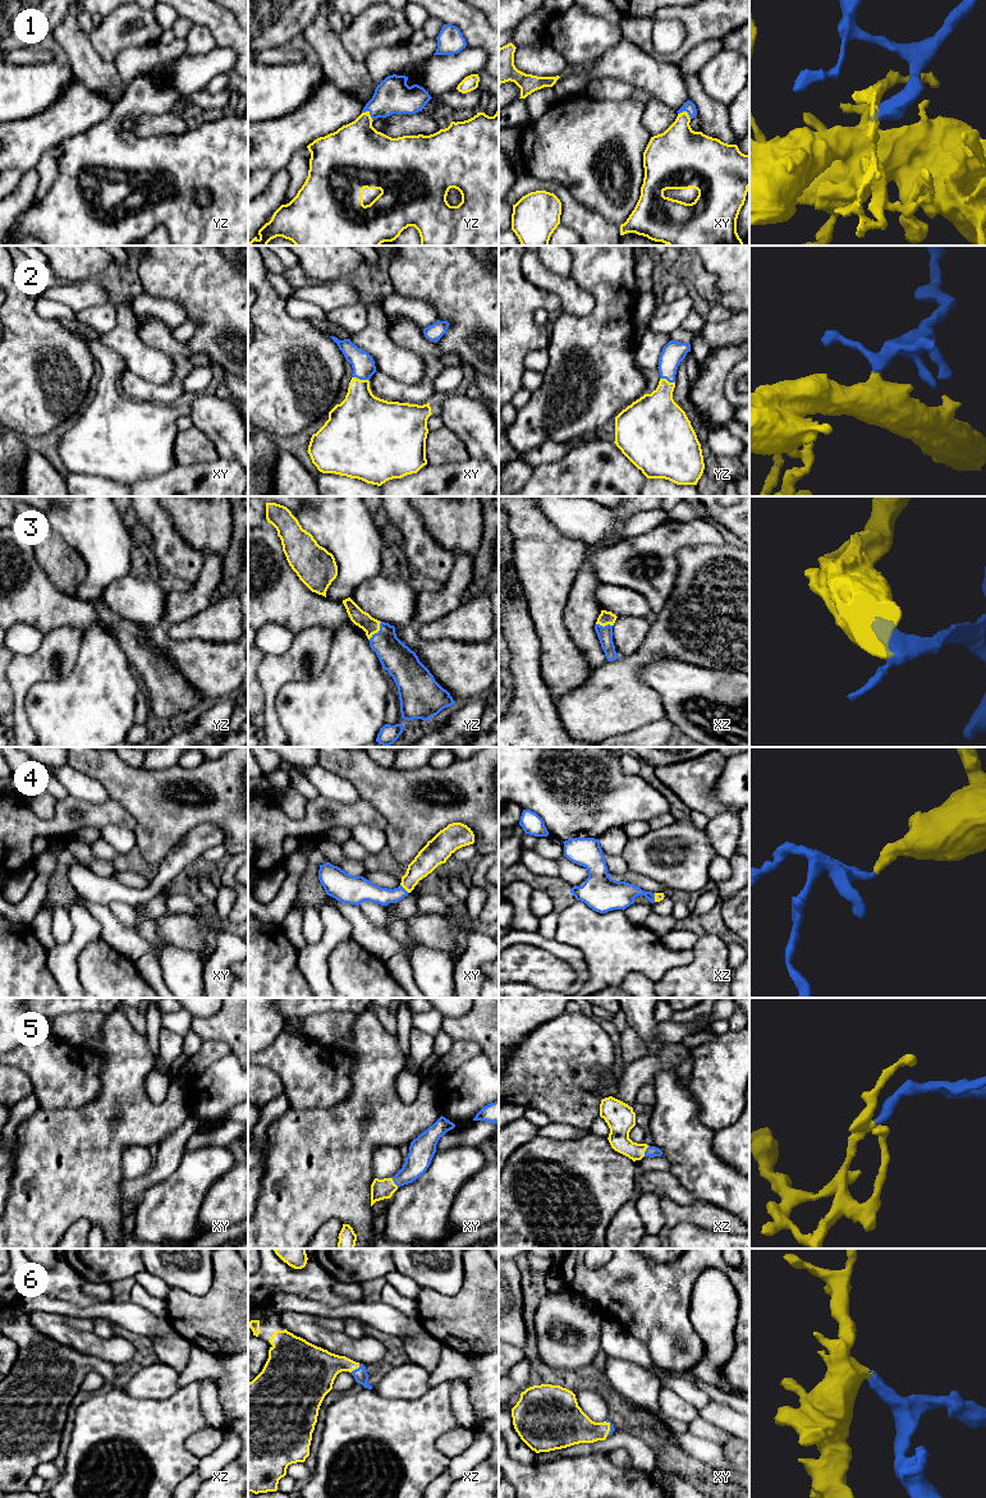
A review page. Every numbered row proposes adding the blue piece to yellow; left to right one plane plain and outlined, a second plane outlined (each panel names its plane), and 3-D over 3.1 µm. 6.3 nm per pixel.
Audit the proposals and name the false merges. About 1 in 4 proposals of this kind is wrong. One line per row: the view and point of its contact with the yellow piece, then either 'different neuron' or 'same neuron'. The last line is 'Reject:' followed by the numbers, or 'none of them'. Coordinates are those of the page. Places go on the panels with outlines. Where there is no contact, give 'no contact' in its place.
1: yz (368, 114) | same neuron
2: xy (361, 380) | same neuron
3: yz (377, 631) | same neuron
4: xy (404, 888) | same neuron
5: xz (645, 1150) | same neuron
6: xz (356, 1368) | same neuron
Reject: none of them

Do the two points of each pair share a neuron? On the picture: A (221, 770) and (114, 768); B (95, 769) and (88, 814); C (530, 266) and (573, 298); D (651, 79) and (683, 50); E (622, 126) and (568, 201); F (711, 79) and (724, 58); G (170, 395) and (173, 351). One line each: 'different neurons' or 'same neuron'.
A: same neuron
B: different neurons
C: same neuron
D: different neurons
E: different neurons
F: same neuron
G: same neuron

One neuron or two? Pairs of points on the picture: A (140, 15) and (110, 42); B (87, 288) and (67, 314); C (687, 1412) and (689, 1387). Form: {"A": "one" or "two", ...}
{"A": "one", "B": "two", "C": "two"}

